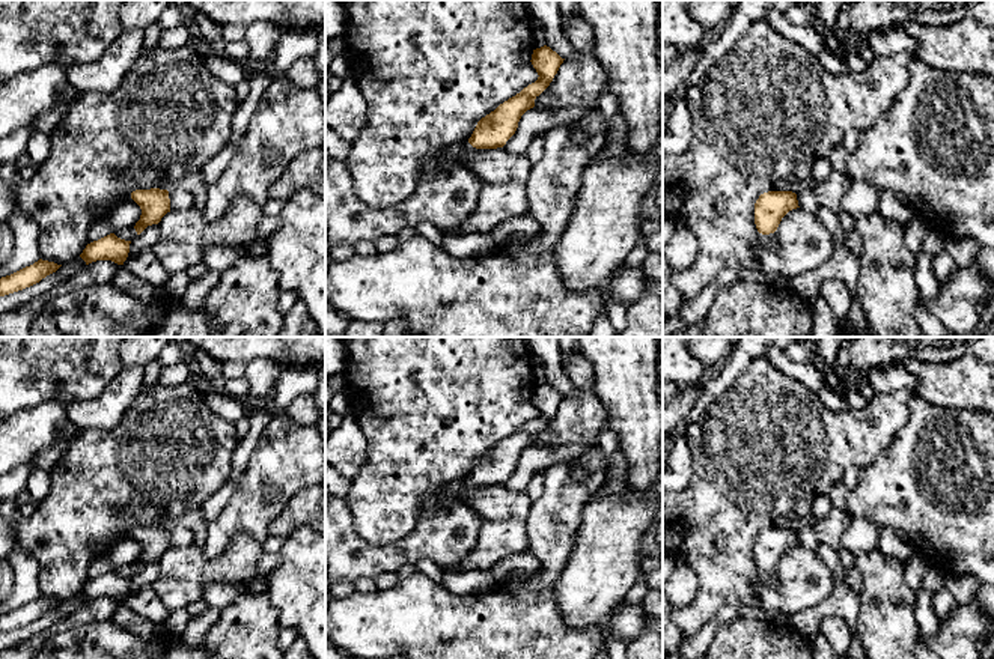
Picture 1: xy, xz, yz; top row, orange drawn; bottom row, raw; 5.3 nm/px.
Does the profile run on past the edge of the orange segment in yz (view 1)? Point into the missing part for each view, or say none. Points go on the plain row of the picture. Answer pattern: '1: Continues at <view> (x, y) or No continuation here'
1: No continuation here

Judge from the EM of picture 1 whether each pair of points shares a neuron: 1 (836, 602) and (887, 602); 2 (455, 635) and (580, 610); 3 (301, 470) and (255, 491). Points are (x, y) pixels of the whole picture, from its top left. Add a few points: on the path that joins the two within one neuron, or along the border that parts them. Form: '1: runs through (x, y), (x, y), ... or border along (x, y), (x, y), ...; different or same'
1: border along (857, 593), (859, 616), (856, 632), (860, 638); different
2: border along (557, 578), (562, 619), (594, 628); different
3: runs through (289, 470), (282, 470), (267, 485); same

